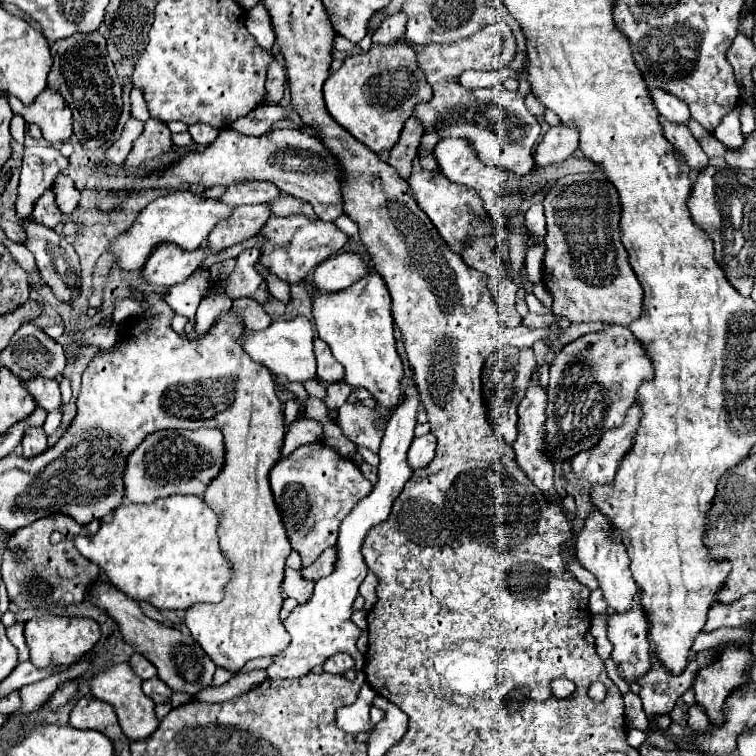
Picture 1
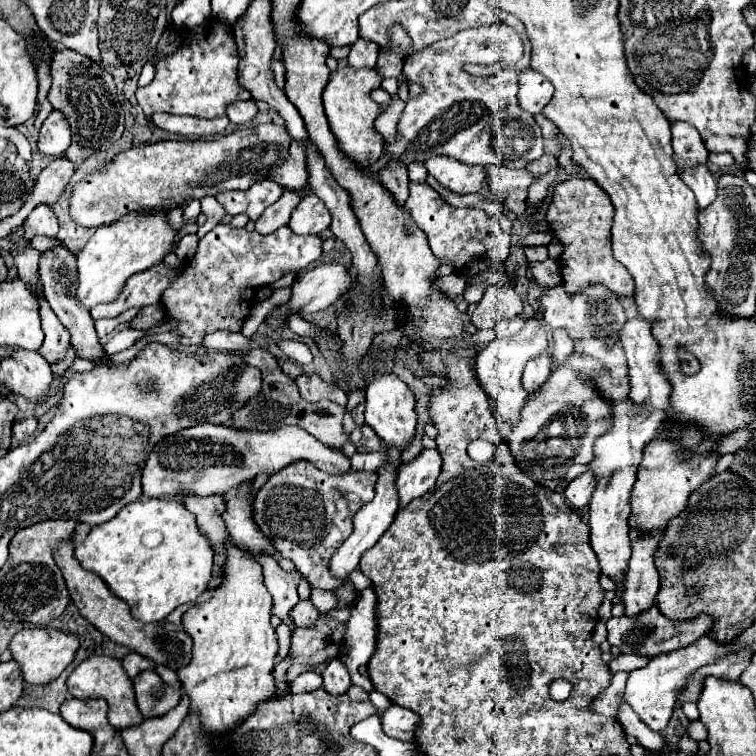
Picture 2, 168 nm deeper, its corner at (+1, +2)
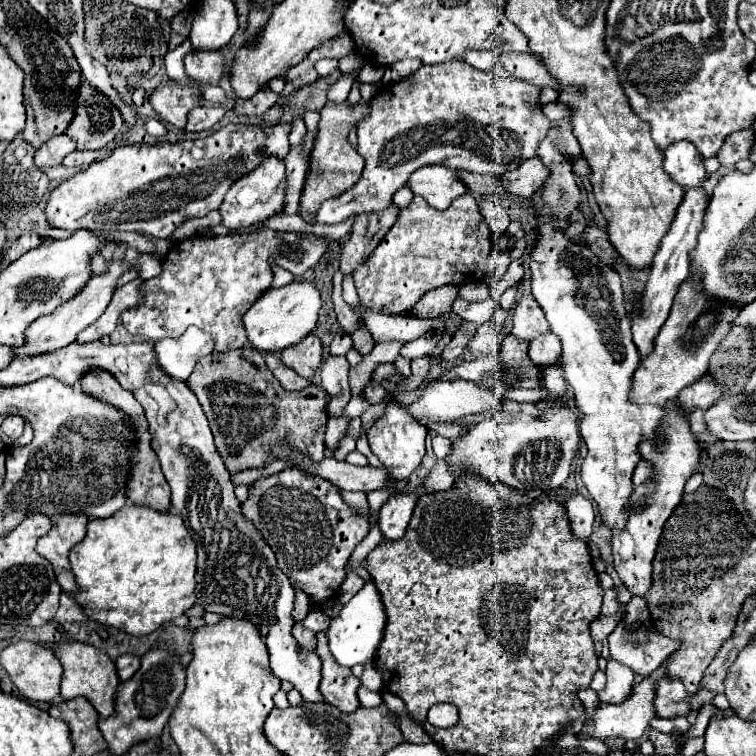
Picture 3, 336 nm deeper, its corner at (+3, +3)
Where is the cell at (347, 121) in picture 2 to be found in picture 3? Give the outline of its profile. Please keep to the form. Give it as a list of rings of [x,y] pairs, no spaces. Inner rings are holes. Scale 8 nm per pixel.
[[[328,102],[320,110],[320,114],[322,114],[320,130],[318,130],[318,136],[314,142],[314,150],[310,154],[310,170],[306,174],[306,182],[304,182],[302,196],[300,196],[300,208],[298,208],[298,214],[308,224],[314,222],[320,204],[324,200],[336,198],[342,192],[350,190],[360,180],[360,174],[364,168],[364,158],[348,142],[348,132],[354,124],[360,122],[360,118],[364,118],[364,114],[368,114],[368,106],[358,104],[356,108],[350,108],[346,102],[342,102],[342,104],[330,104]]]

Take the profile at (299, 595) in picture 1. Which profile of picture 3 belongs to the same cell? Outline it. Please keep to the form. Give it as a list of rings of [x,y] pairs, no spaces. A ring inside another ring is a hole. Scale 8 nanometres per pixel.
[[[294,626],[292,628],[292,636],[296,640],[296,644],[302,648],[302,650],[308,650],[308,652],[314,652],[316,650],[316,634],[312,630],[306,630],[304,626]]]

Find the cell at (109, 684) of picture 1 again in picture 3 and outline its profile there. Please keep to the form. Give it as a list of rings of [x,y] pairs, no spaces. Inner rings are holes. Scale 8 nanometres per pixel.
[[[56,642],[50,648],[64,668],[62,692],[60,692],[62,700],[84,696],[88,702],[92,702],[92,706],[96,708],[96,712],[102,718],[110,716],[114,710],[114,694],[116,694],[116,688],[120,684],[118,674],[116,674],[116,666],[110,660],[110,656],[106,652],[102,652],[100,648],[84,644],[84,642]]]

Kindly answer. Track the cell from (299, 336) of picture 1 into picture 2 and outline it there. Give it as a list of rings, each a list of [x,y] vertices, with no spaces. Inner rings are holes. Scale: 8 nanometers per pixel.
[[[214,331],[204,337],[202,347],[206,351],[250,351],[250,341],[242,333]]]

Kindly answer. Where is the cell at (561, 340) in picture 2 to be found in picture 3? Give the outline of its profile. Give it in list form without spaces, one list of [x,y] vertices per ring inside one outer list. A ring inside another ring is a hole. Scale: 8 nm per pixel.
[[[560,365],[545,367],[541,382],[553,397],[563,396],[566,391],[567,383],[564,379],[563,370]]]

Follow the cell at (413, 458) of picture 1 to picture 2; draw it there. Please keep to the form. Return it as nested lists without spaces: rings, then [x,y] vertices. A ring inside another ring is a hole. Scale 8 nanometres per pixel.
[[[424,449],[416,459],[402,463],[398,471],[398,493],[400,507],[404,507],[410,499],[416,499],[430,491],[440,473],[442,459],[436,449]]]

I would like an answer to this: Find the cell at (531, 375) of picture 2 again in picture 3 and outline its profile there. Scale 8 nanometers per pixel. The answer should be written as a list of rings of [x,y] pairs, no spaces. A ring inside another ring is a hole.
[[[546,332],[530,342],[530,360],[534,364],[548,364],[556,362],[562,356],[562,346],[560,338],[554,336],[552,332]]]

